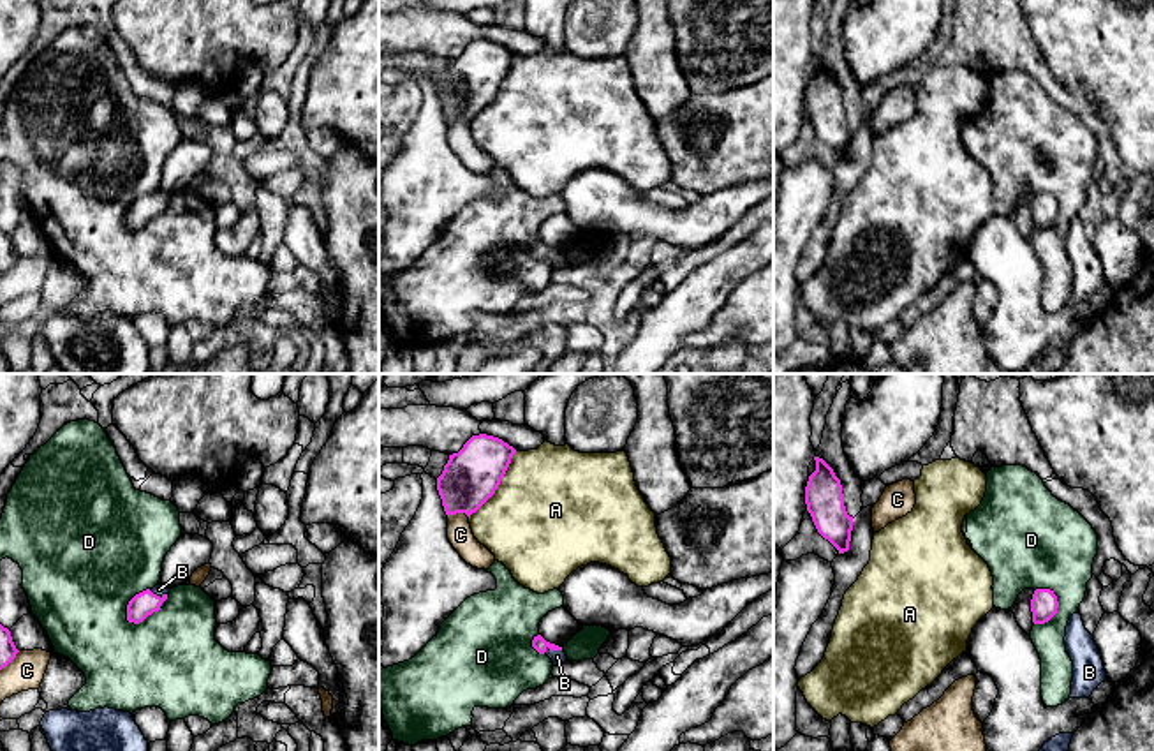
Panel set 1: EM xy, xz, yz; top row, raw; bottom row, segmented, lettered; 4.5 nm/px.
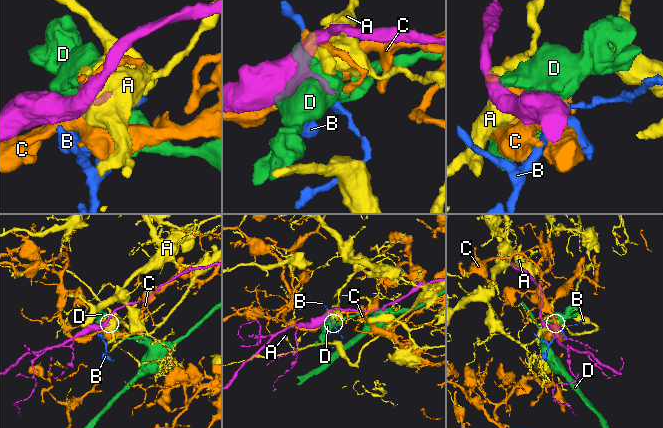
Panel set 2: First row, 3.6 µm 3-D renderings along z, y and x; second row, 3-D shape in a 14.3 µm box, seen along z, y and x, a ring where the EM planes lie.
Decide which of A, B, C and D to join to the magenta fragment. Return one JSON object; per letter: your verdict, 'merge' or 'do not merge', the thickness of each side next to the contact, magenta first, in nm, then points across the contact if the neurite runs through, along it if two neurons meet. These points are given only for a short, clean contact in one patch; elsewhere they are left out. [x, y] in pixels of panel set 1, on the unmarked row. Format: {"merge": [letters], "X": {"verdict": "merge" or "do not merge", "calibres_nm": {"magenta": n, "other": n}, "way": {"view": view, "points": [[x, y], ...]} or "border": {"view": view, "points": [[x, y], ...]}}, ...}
{"merge": ["B"], "A": {"verdict": "do not merge", "calibres_nm": {"magenta": 260, "other": 500}}, "B": {"verdict": "merge", "calibres_nm": {"magenta": 70, "other": 60}, "way": {"view": "xz", "points": [[540, 249], [552, 254], [557, 261]]}}, "C": {"verdict": "do not merge", "calibres_nm": {"magenta": 260, "other": 110}}, "D": {"verdict": "do not merge", "calibres_nm": {"magenta": 110, "other": 480}, "border": {"view": "xy", "points": [[148, 193], [129, 207], [129, 228]]}}}

